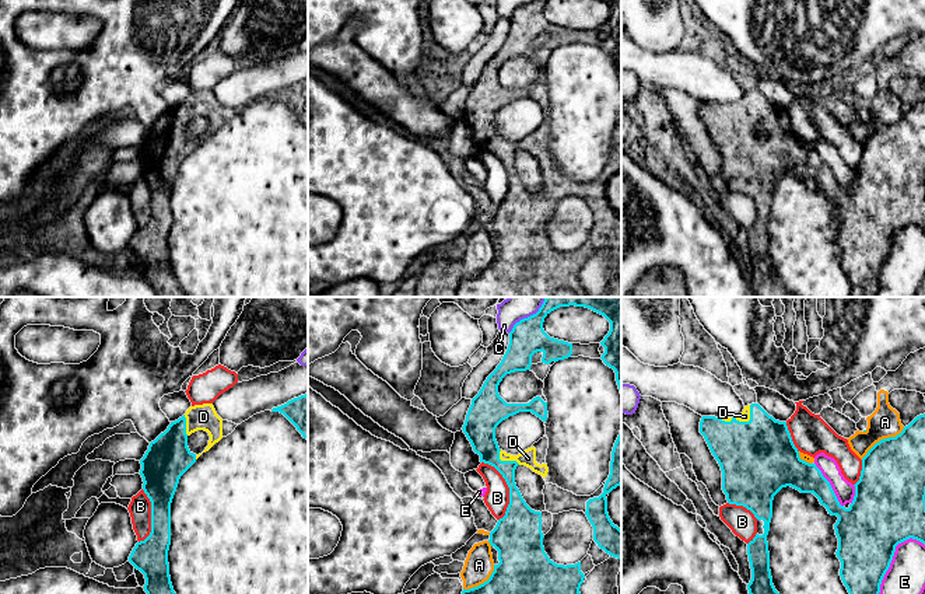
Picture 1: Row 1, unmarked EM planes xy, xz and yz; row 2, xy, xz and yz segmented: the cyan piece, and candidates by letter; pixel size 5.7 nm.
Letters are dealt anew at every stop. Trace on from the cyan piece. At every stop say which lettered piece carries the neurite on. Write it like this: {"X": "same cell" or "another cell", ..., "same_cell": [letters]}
{"A": "another cell", "B": "another cell", "C": "another cell", "D": "same cell", "E": "another cell", "same_cell": ["D"]}

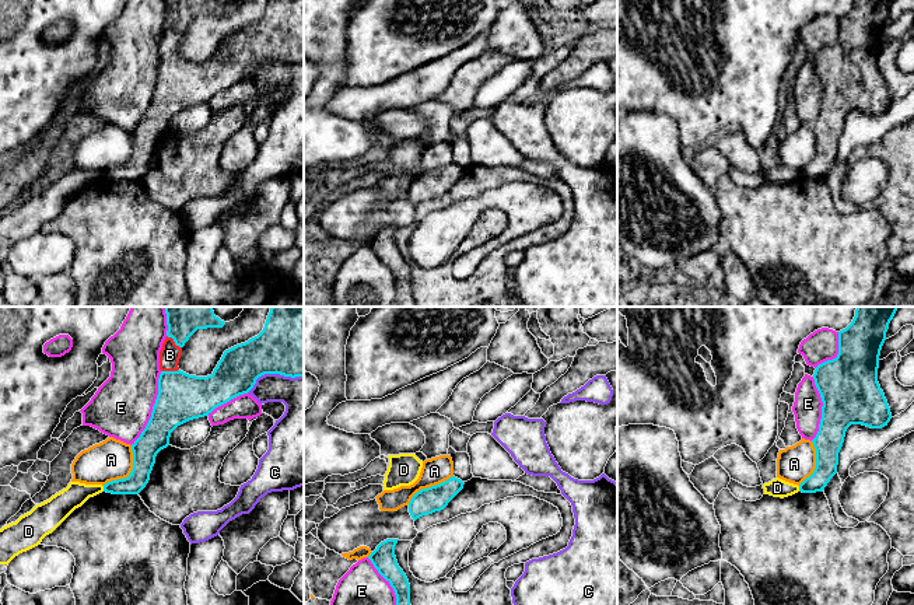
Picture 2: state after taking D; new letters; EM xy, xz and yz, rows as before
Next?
{"A": "another cell", "B": "same cell", "C": "another cell", "D": "another cell", "E": "another cell", "same_cell": ["B"]}

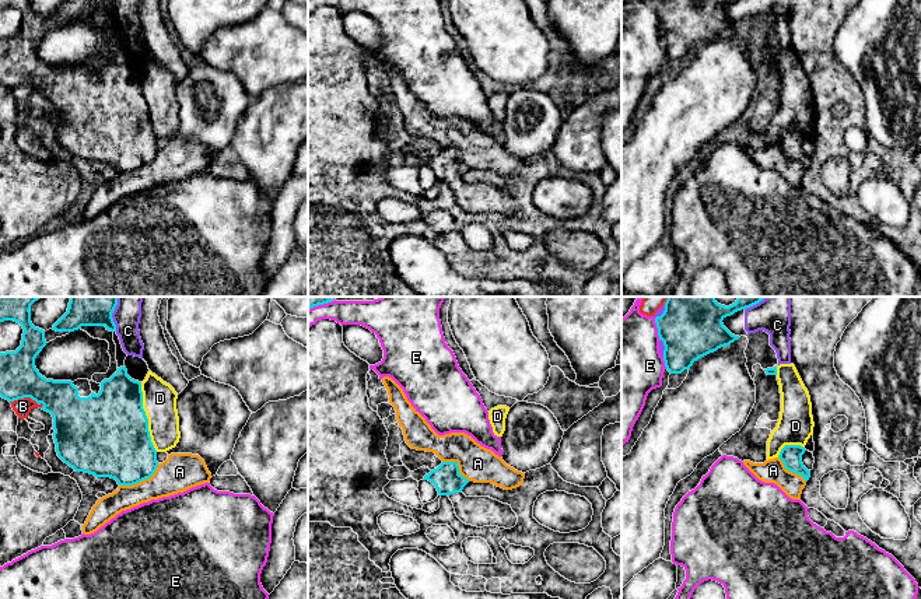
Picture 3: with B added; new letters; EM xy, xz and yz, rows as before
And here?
{"A": "another cell", "B": "another cell", "C": "another cell", "D": "another cell", "E": "another cell", "same_cell": []}

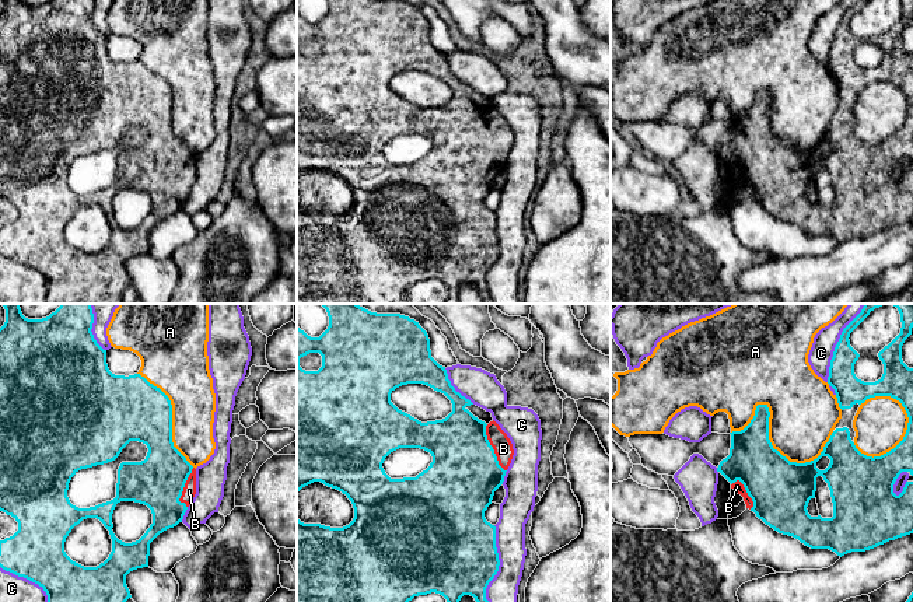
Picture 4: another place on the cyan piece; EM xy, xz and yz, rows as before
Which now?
{"A": "another cell", "B": "same cell", "C": "another cell", "same_cell": ["B"]}

